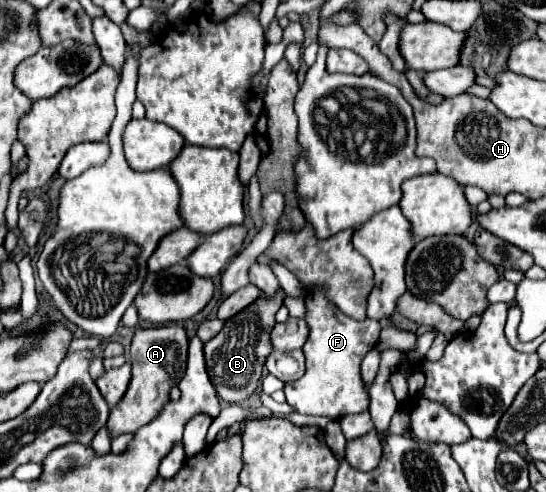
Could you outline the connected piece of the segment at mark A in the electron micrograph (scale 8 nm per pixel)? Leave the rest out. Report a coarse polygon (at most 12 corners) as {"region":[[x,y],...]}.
{"region":[[183,326],[135,330],[111,438],[149,424],[185,374]]}

